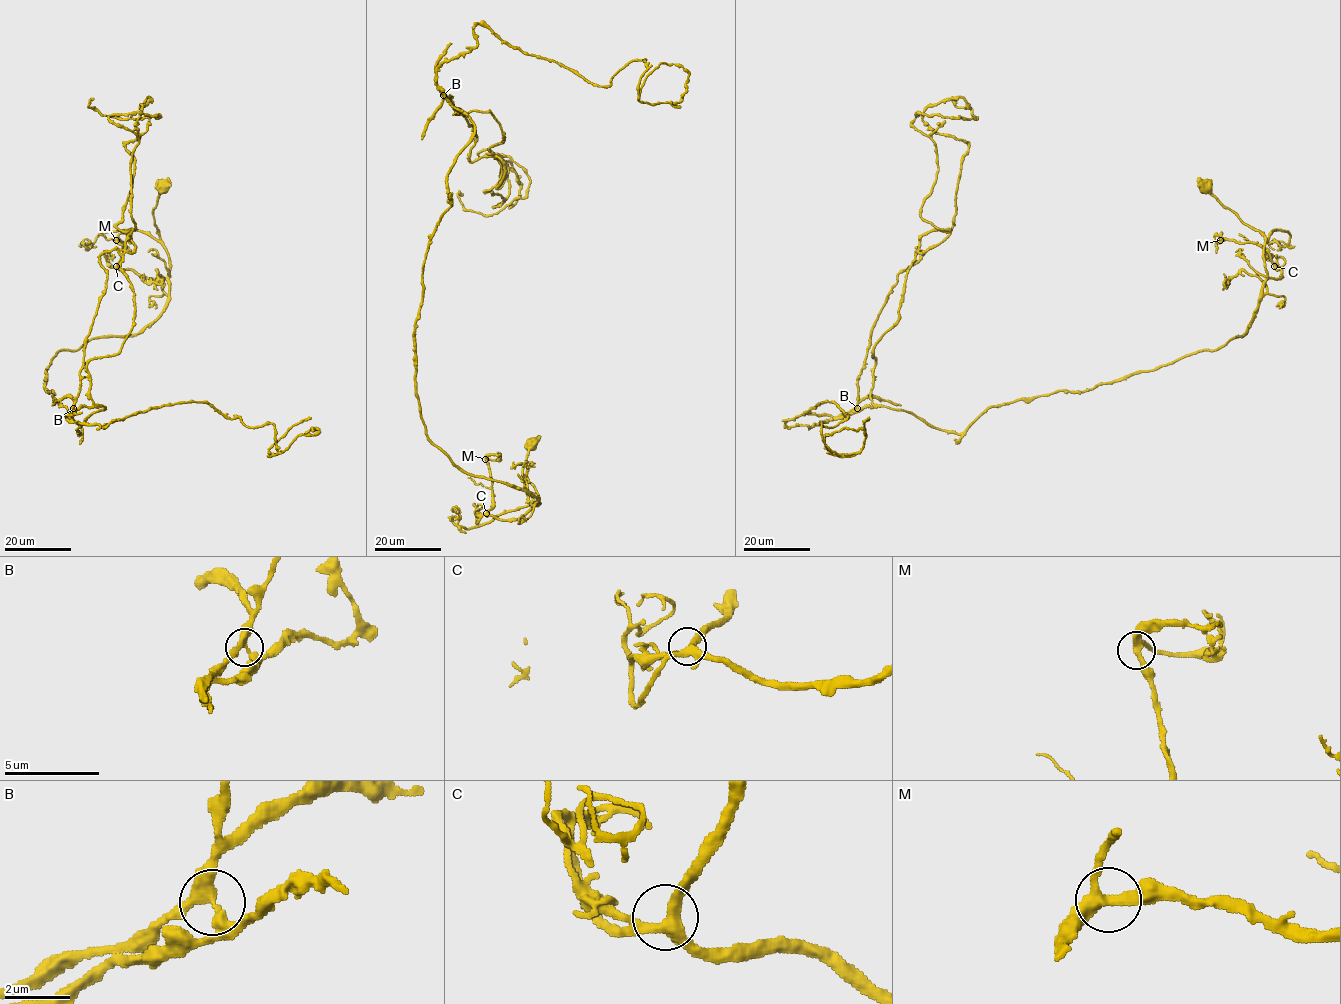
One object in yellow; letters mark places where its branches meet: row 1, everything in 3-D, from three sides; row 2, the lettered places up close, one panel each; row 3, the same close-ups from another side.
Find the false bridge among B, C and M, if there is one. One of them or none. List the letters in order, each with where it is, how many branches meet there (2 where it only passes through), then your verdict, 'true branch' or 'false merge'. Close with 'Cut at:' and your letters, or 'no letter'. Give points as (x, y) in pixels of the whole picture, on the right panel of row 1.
B: place (857, 408); branches 3; false merge
C: place (1274, 266); branches 3; true branch
M: place (1220, 240); branches 3; true branch
Cut at: B

